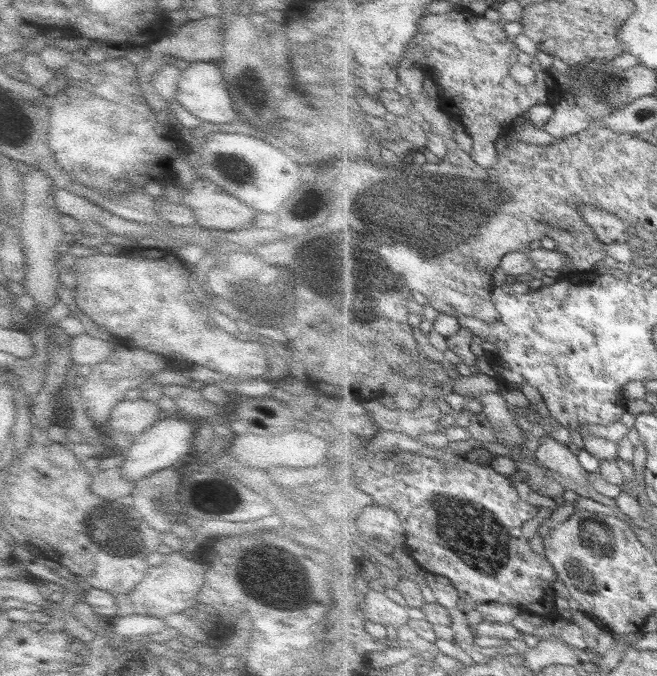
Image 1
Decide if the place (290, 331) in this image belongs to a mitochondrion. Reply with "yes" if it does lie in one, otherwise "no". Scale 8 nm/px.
no

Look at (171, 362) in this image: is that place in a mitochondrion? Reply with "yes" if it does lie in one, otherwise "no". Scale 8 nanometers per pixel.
no

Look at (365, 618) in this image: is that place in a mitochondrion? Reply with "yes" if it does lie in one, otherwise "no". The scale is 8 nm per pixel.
no

